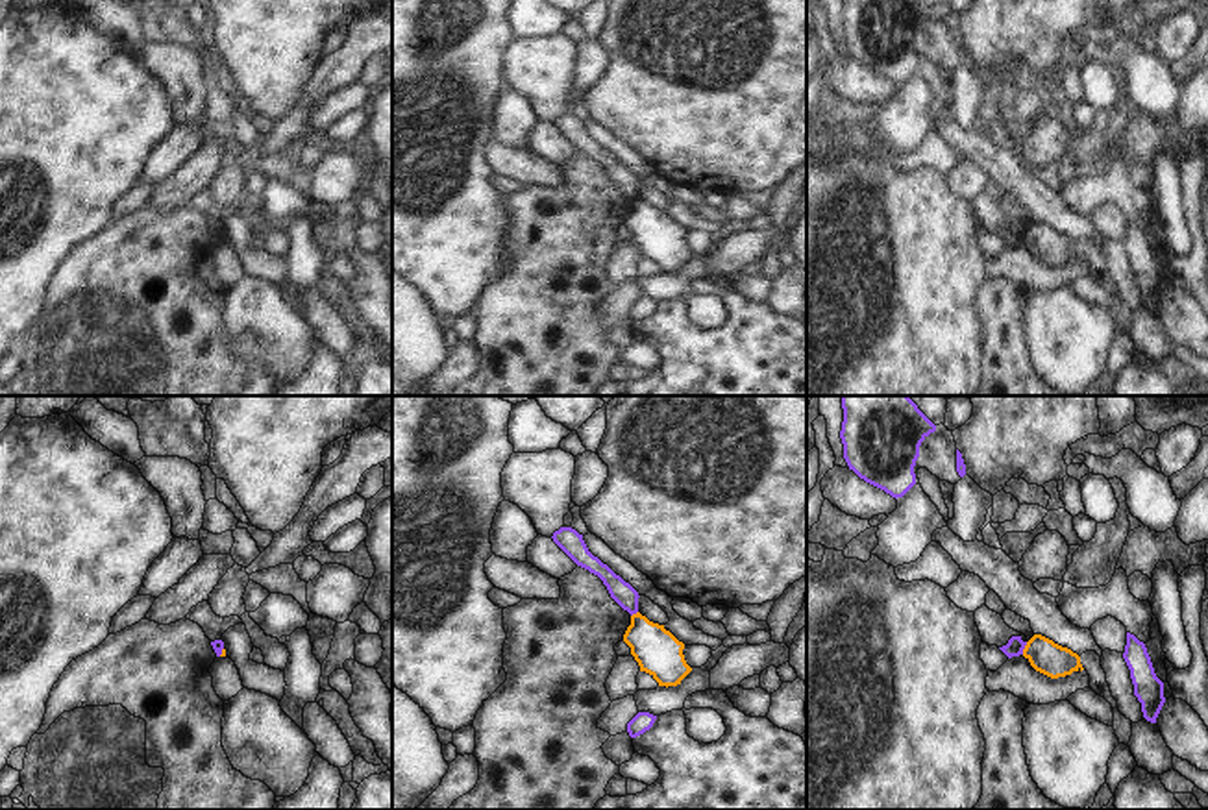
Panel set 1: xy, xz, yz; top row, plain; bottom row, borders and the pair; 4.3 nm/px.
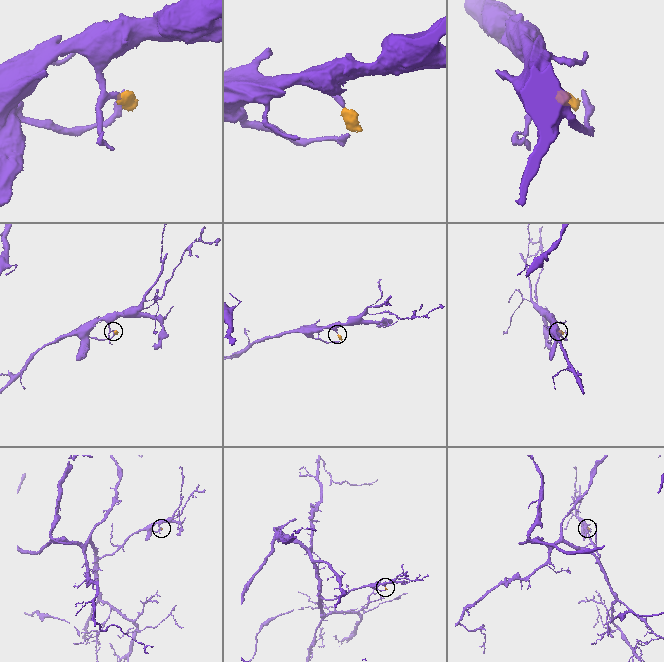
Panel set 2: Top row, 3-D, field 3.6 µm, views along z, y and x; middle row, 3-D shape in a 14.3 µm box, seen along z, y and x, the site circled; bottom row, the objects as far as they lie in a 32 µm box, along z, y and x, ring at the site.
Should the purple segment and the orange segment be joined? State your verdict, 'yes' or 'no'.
no

